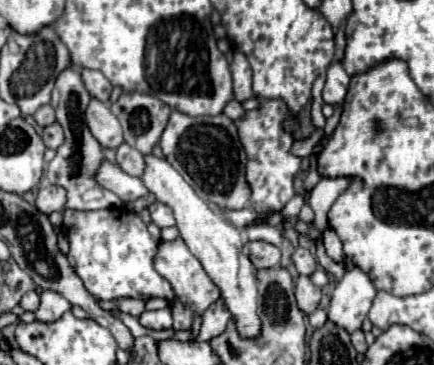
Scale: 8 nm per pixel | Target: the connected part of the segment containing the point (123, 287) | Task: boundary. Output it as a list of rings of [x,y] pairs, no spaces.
[[[64,210],[64,232],[70,242],[68,260],[76,274],[82,278],[86,290],[96,300],[118,298],[164,298],[168,304],[174,300],[174,290],[166,278],[154,270],[154,256],[160,240],[152,238],[146,224],[132,210]]]

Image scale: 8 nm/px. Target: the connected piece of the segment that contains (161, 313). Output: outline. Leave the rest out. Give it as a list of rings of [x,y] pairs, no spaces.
[[[168,308],[164,310],[154,310],[154,312],[144,312],[140,316],[140,324],[146,328],[154,328],[154,330],[164,330],[172,326],[172,312]]]

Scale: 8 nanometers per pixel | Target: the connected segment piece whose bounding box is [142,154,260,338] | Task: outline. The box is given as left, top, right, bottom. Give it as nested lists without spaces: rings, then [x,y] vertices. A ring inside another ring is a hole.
[[[146,156],[146,170],[142,176],[144,186],[156,194],[156,200],[164,202],[166,206],[172,208],[176,216],[176,228],[180,230],[182,240],[190,248],[190,252],[202,262],[204,270],[208,276],[214,280],[214,284],[220,288],[220,294],[226,300],[226,306],[230,314],[236,318],[238,332],[244,338],[254,338],[260,334],[260,318],[256,314],[256,298],[258,298],[258,288],[256,288],[256,268],[252,266],[250,258],[242,252],[242,236],[240,230],[232,224],[228,224],[222,216],[214,214],[210,206],[200,200],[200,196],[192,190],[190,184],[184,182],[184,178],[164,160],[156,156]]]

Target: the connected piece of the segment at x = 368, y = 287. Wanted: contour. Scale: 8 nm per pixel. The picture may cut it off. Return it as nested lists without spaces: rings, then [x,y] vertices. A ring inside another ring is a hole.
[[[346,270],[340,284],[336,284],[330,306],[328,306],[328,320],[336,326],[342,326],[346,332],[354,332],[362,328],[364,318],[372,306],[376,296],[376,288],[370,278],[358,270]]]

